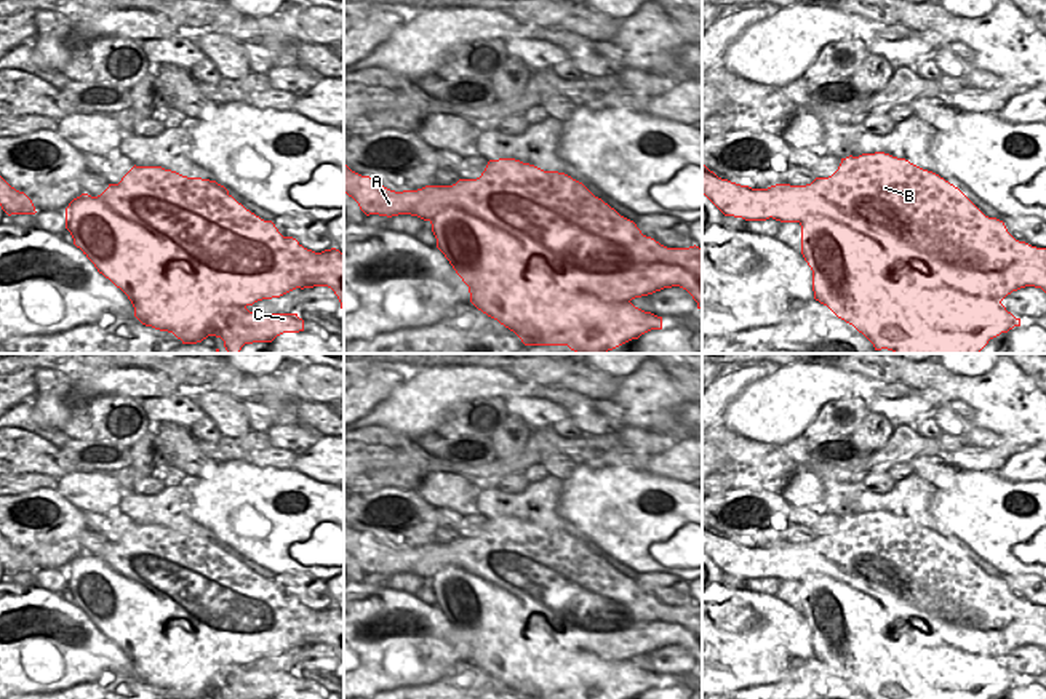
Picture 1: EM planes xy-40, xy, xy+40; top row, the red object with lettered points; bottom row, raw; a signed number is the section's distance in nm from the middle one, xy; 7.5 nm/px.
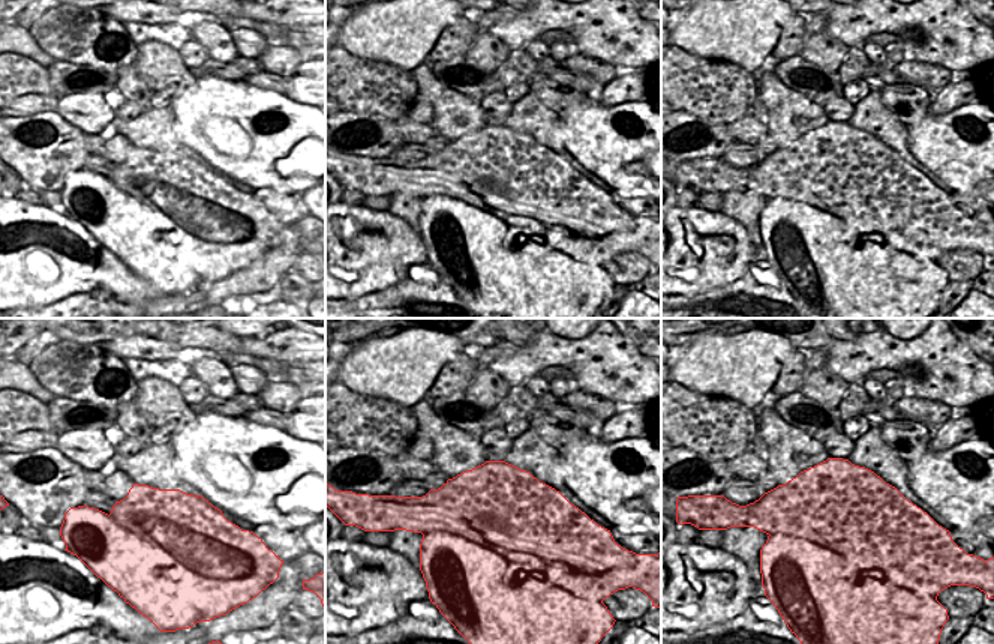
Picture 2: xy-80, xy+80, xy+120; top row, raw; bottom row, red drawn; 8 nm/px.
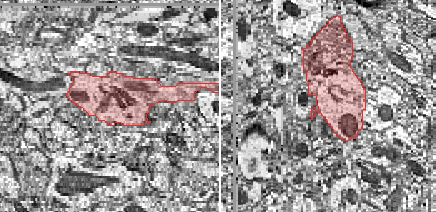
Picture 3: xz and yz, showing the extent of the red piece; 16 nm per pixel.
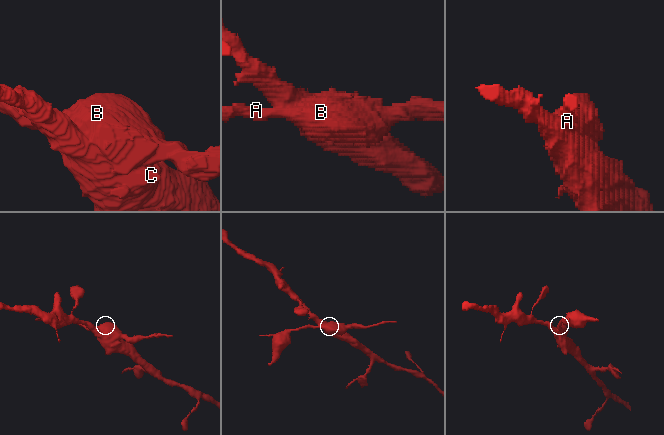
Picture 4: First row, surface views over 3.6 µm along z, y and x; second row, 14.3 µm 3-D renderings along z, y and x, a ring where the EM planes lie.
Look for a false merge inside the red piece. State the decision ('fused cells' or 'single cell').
fused cells

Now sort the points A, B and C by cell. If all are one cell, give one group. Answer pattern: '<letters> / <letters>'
A B / C

